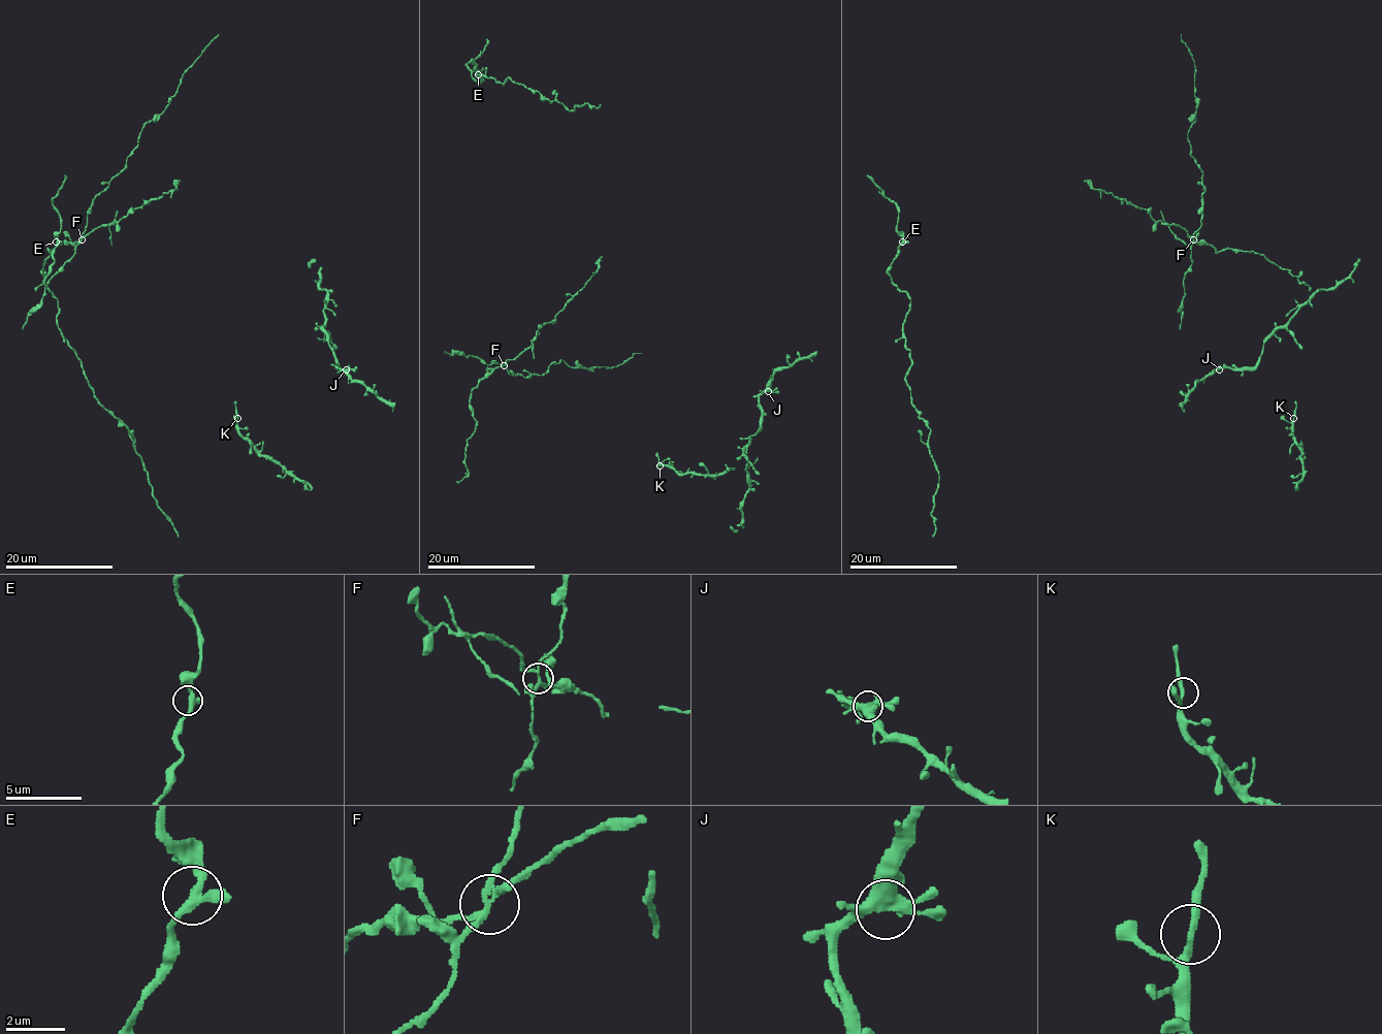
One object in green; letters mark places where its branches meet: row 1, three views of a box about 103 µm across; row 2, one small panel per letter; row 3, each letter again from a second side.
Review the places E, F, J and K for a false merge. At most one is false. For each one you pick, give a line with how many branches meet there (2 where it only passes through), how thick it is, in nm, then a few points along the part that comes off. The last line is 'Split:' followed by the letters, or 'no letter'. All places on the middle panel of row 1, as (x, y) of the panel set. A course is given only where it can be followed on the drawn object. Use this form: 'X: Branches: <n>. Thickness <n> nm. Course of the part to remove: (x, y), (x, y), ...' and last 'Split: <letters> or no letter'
F: Branches: 4. Thickness 200 nm. Course of the part to remove: (504, 364), (522, 353), (540, 328), (555, 318), (596, 271), (602, 256)
Split: F

